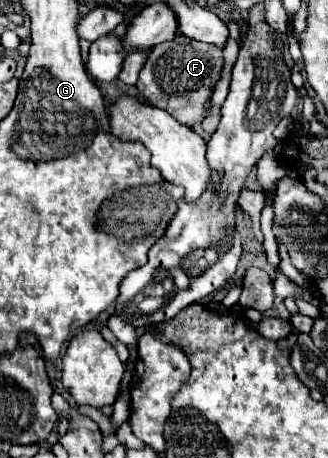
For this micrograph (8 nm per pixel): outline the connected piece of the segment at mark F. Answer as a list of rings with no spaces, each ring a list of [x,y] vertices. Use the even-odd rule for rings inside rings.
[[[176,35],[172,41],[156,45],[152,49],[136,83],[138,93],[142,93],[146,103],[166,109],[180,123],[194,125],[196,121],[202,119],[212,89],[220,79],[222,61],[224,61],[222,51],[214,49],[214,45],[204,45],[184,35]]]

